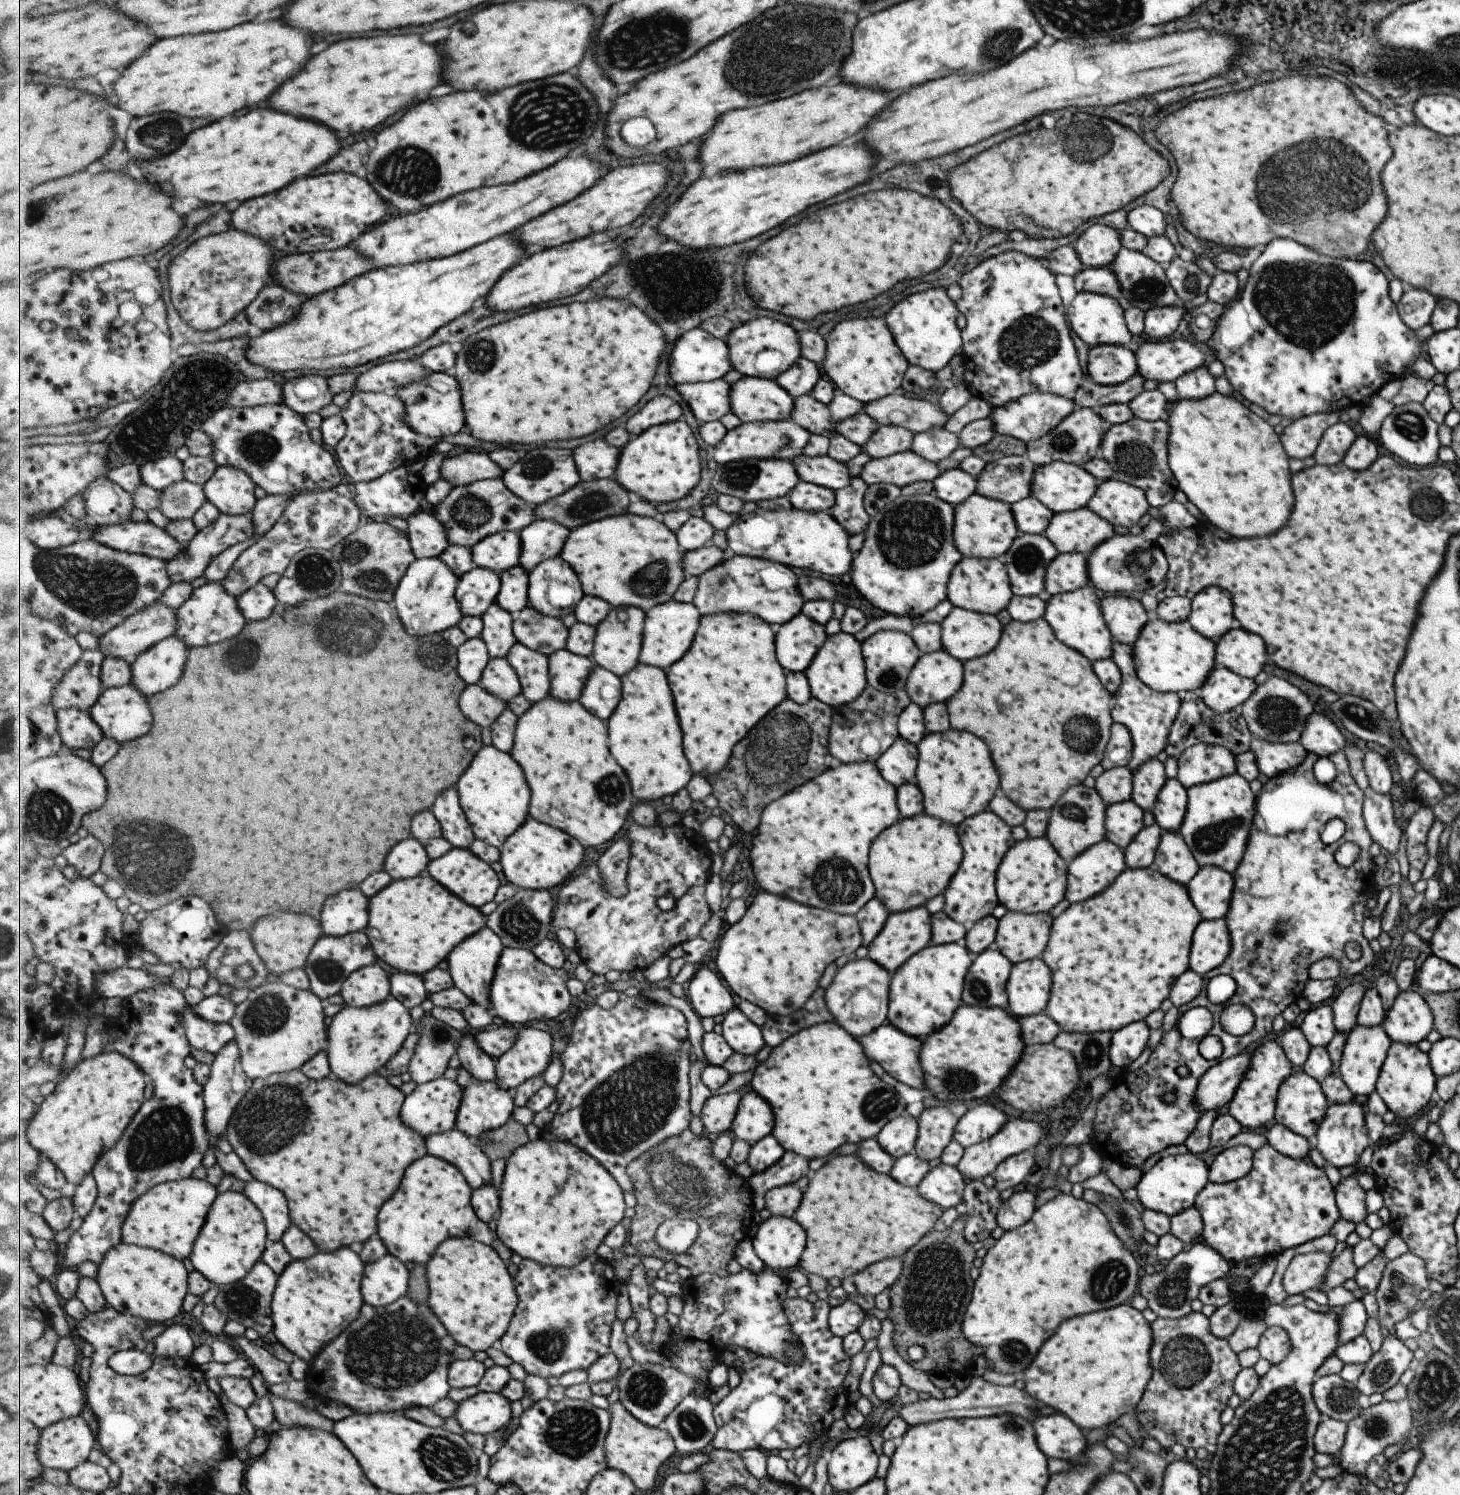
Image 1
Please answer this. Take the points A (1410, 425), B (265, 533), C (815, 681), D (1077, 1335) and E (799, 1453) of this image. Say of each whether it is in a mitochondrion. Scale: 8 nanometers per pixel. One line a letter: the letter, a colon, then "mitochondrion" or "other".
A: mitochondrion
B: other
C: other
D: other
E: other

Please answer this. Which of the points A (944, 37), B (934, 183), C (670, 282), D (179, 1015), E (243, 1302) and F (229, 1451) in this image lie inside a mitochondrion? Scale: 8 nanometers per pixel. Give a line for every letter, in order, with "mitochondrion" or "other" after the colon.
A: other
B: other
C: mitochondrion
D: other
E: mitochondrion
F: other

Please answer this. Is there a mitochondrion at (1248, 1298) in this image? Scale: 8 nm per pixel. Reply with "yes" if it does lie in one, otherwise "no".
no

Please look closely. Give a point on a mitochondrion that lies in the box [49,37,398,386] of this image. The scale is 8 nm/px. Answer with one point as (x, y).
(162, 133)

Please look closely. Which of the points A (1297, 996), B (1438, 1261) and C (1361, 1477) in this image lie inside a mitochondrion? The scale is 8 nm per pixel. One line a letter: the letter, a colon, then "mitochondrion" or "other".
A: other
B: other
C: other

